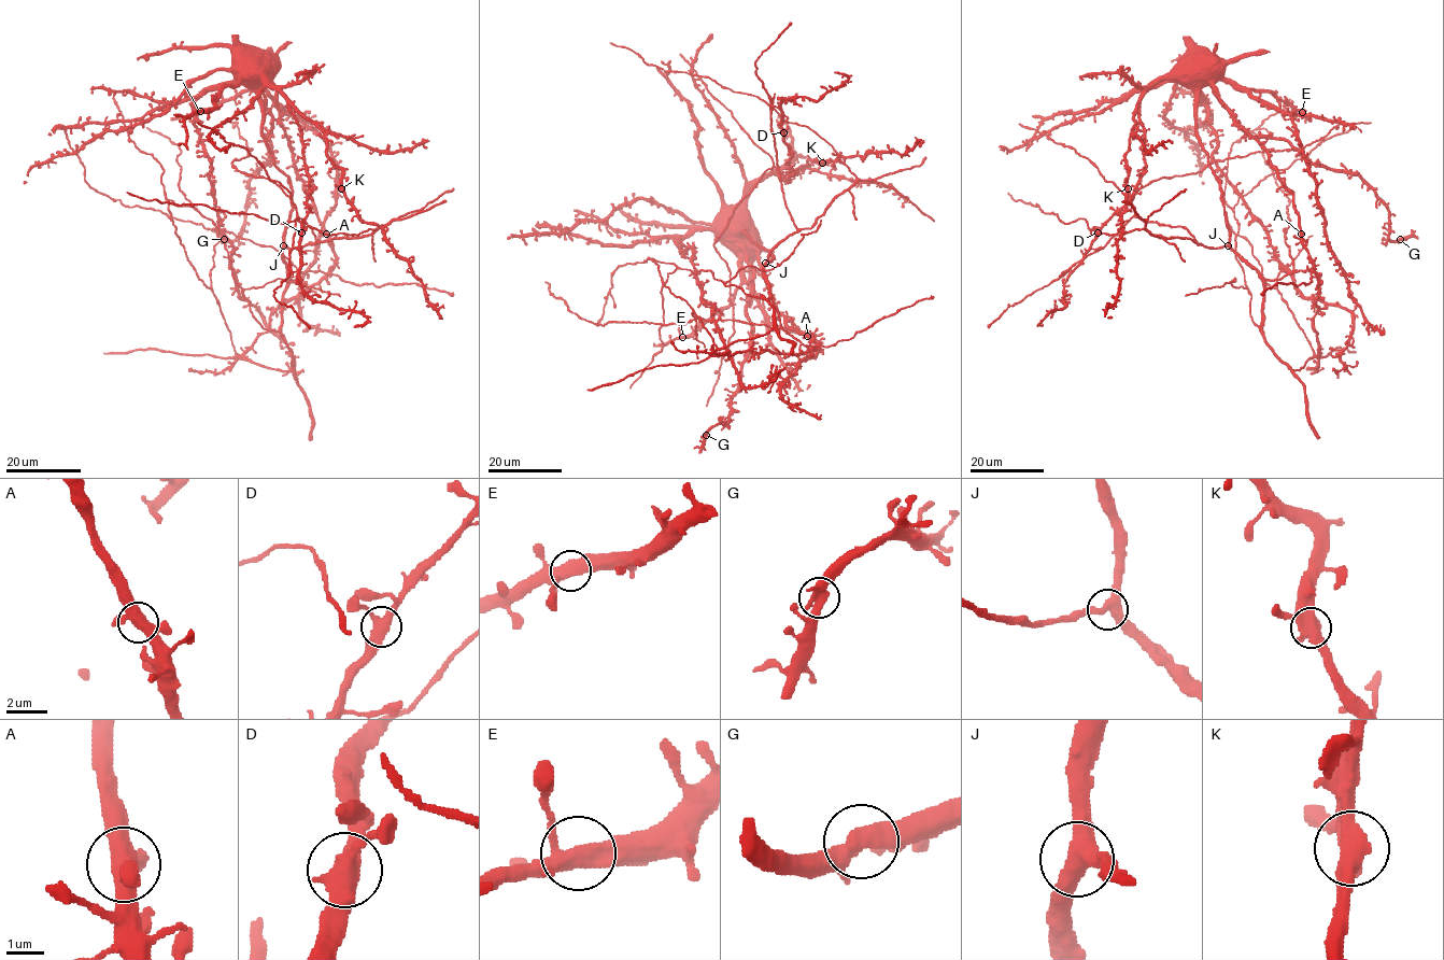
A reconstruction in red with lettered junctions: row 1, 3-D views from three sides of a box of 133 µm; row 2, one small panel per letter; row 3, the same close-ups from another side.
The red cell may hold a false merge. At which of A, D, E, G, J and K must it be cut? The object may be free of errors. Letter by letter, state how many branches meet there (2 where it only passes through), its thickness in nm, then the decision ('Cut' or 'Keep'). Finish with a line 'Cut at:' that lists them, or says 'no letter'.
A: Branches: 3. Thickness 440 nm. Keep
D: Branches: 3. Thickness 440 nm. Keep
E: Branches: 3. Thickness 440 nm. Keep
G: Branches: 3. Thickness 420 nm. Keep
J: Branches: 3. Thickness 420 nm. Keep
K: Branches: 3. Thickness 500 nm. Keep
Cut at: no letter

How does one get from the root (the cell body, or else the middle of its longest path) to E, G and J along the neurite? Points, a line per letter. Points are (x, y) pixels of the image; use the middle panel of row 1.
E: (726, 230), (726, 245), (739, 257), (740, 286), (726, 306), (682, 337)
G: (726, 230), (752, 266), (746, 309), (752, 342), (730, 420), (706, 435)
J: (726, 230), (732, 239), (745, 230), (753, 242), (766, 249), (773, 258), (767, 264), (765, 263)

